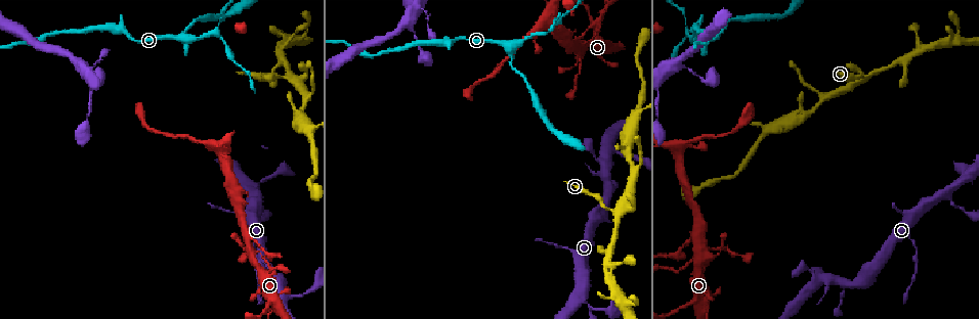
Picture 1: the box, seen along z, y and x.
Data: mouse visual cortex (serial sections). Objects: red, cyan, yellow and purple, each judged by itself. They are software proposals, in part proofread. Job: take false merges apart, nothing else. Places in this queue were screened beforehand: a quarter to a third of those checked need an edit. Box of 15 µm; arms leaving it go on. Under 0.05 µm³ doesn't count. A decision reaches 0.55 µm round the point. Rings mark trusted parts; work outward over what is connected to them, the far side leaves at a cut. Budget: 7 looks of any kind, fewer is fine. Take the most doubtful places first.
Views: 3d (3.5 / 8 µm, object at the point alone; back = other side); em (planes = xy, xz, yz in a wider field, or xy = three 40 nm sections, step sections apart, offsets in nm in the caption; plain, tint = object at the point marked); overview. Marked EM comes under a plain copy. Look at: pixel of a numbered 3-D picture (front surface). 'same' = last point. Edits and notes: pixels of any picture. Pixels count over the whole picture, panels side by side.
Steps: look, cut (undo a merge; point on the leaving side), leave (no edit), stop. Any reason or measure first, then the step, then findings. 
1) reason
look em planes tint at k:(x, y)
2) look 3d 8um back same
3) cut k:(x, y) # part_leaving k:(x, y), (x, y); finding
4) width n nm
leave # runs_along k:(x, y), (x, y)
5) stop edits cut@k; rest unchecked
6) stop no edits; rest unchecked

four arms meet
look 3d 3.5um at 1:(700, 244)

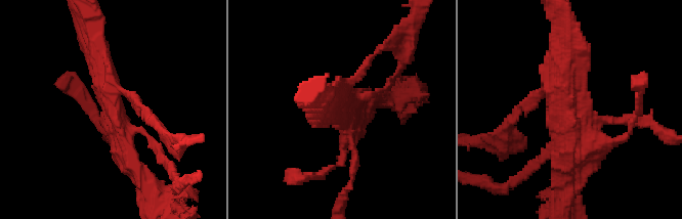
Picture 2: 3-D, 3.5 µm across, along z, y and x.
arm_widths 150, 150, 350, 350 nm
leave # continuous, no second cell

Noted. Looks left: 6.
a fork
look 3d 8um at 1:(541, 34)

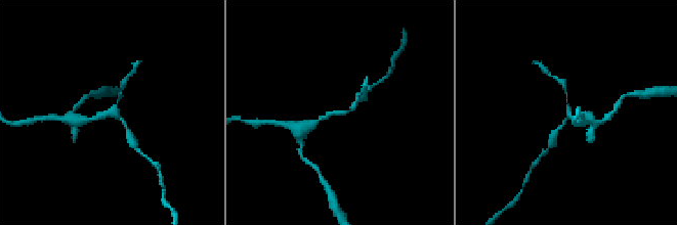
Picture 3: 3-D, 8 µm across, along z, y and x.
zoom in
look 3d 3.5um at 3:(337, 112)

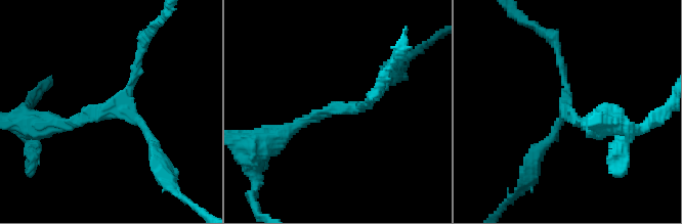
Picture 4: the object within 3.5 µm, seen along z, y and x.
arms 3; arm_widths 100, 150, 200 nm; now the EM
look em planes tint at 4:(567, 107)

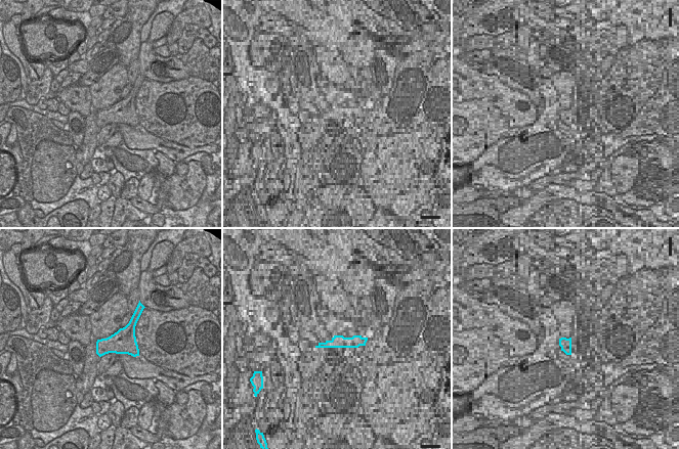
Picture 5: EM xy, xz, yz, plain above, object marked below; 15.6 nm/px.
leave # runs_along 4:(281, 134), (331, 107), (358, 107), (384, 84); one cell here

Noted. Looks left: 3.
thin neck
look 3d 3.5um at 1:(615, 211)

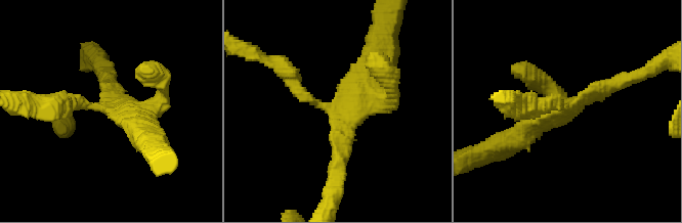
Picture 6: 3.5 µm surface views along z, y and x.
arms 4; arm_widths 200, 250, 300, 400 nm
look em xy step 5 tint at 6:(568, 106)

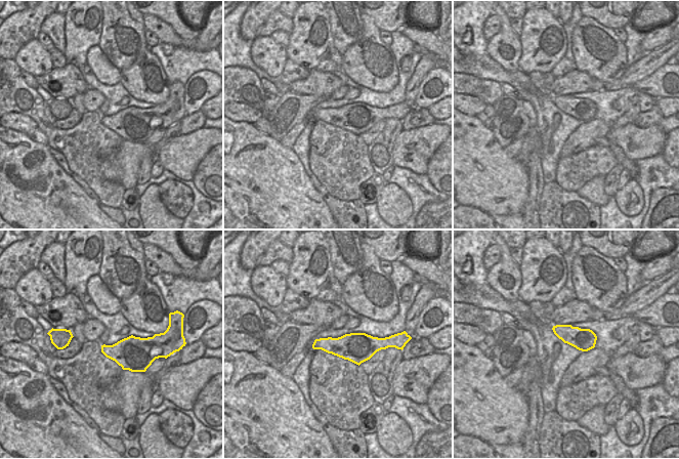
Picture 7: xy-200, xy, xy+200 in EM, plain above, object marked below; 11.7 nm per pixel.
look em planes tint same

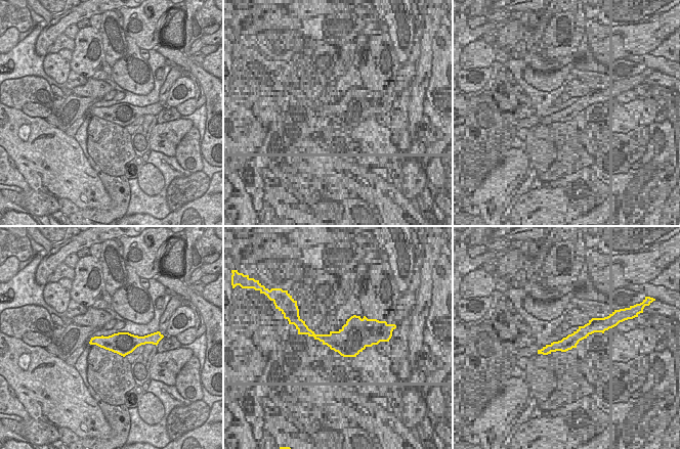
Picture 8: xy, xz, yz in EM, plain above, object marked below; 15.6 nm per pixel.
leave # runs_along 6:(53, 104), (126, 110), (141, 132); all the same cell

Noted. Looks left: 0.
stop no edits; rest unchecked

